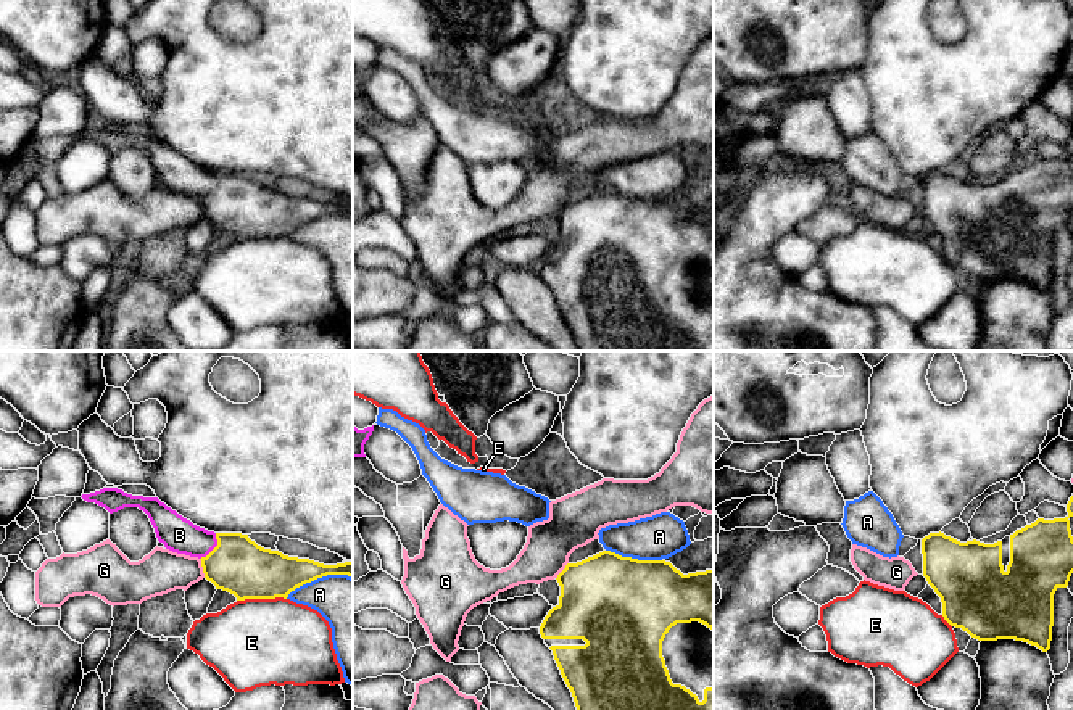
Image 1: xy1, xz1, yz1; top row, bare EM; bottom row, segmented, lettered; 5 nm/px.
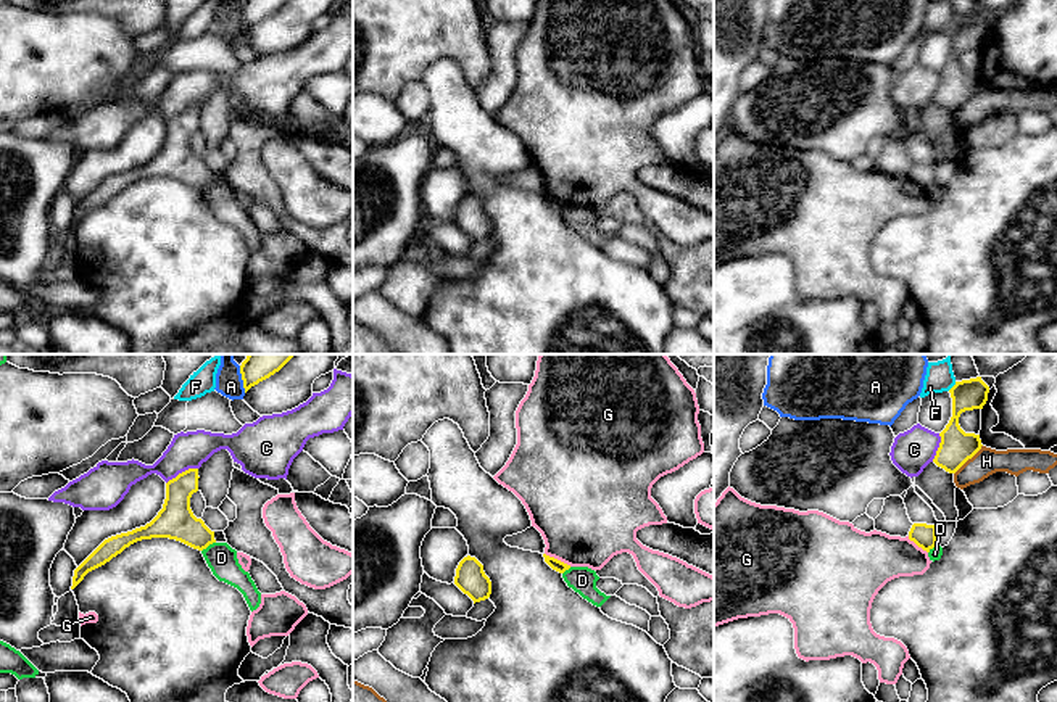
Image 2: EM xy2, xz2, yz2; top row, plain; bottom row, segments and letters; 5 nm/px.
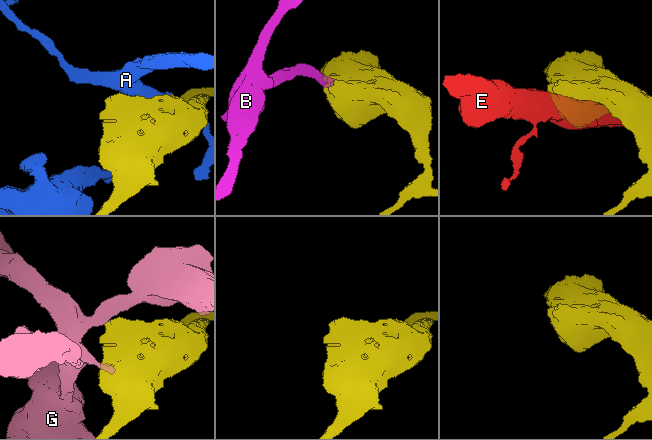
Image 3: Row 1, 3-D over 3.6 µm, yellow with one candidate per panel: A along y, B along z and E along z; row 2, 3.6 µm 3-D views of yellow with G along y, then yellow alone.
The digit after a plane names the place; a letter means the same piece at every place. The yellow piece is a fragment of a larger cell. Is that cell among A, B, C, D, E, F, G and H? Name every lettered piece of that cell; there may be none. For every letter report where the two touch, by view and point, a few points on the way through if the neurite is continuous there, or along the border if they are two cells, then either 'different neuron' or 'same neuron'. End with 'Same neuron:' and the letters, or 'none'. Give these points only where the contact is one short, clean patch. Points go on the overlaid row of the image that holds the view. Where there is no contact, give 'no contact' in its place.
A: xy1 (318, 577) | different neuron
B: xy1 (215, 548) | across xy1 (239, 565), (215, 548), (179, 535) | same neuron
C: xy2 (182, 472) | different neuron
D: xy2 (208, 545) | along xy2 (215, 541), (202, 551) | different neuron
E: xy1 (261, 598) | different neuron
F: yz2 (953, 387) | along yz2 (956, 382), (948, 390) | different neuron
G: xz2 (556, 559) | different neuron
H: yz2 (969, 458) | along yz2 (982, 445), (954, 474) | different neuron
Same neuron: B

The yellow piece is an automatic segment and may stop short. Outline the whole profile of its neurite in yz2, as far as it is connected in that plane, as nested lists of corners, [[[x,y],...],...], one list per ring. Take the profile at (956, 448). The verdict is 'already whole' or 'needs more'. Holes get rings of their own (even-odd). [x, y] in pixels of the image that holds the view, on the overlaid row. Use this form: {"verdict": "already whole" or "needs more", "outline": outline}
{"verdict": "already whole", "outline": [[[981,377],[955,382],[949,390],[952,398],[952,417],[939,433],[941,443],[933,462],[949,473],[955,473],[968,459],[981,449],[980,435],[965,433],[959,417],[965,411],[983,409],[988,401],[989,386]]]}

